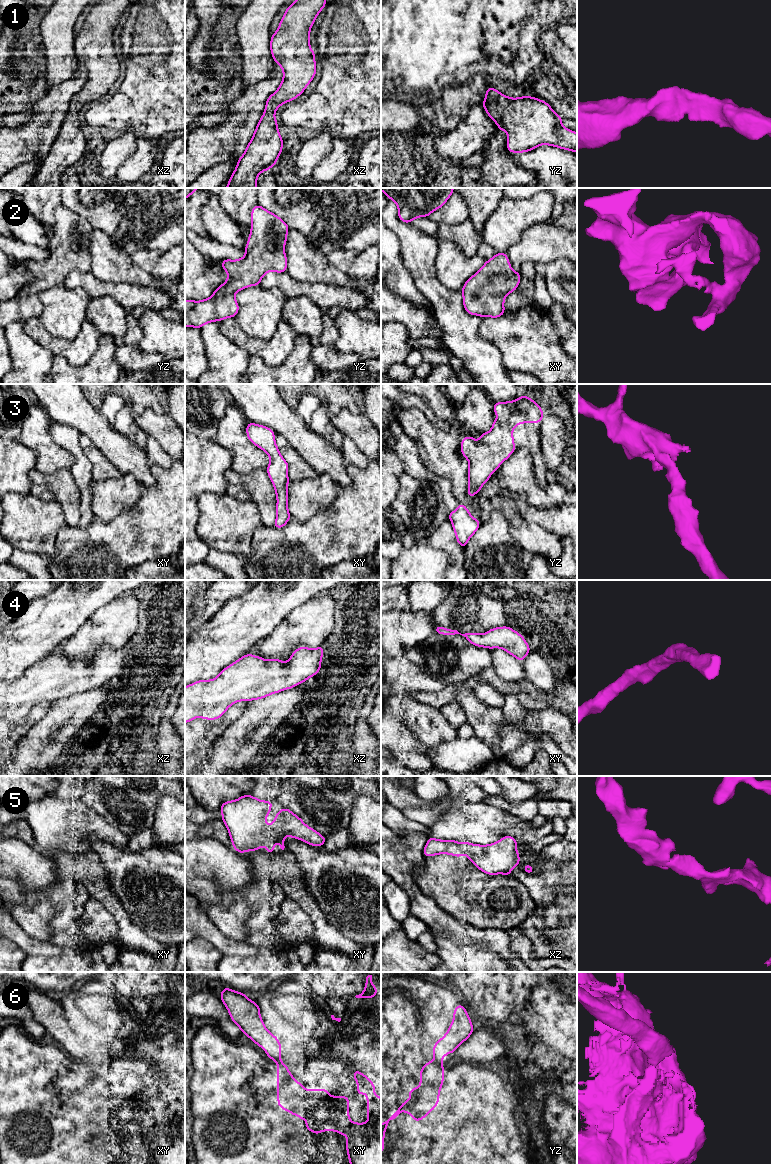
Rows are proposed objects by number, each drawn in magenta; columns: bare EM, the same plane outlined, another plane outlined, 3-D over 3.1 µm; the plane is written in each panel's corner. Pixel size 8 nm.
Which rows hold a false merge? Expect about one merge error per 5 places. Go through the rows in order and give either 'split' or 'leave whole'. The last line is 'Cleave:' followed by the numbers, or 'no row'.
1: leave whole
2: leave whole
3: leave whole
4: leave whole
5: leave whole
6: split
Cleave: 6

